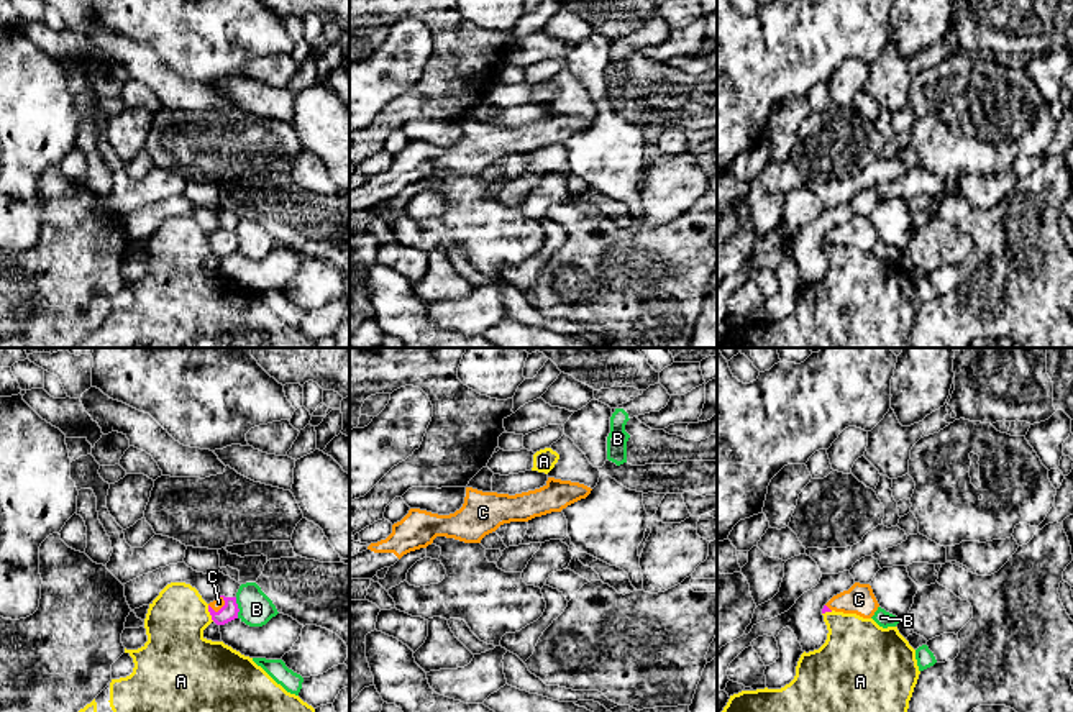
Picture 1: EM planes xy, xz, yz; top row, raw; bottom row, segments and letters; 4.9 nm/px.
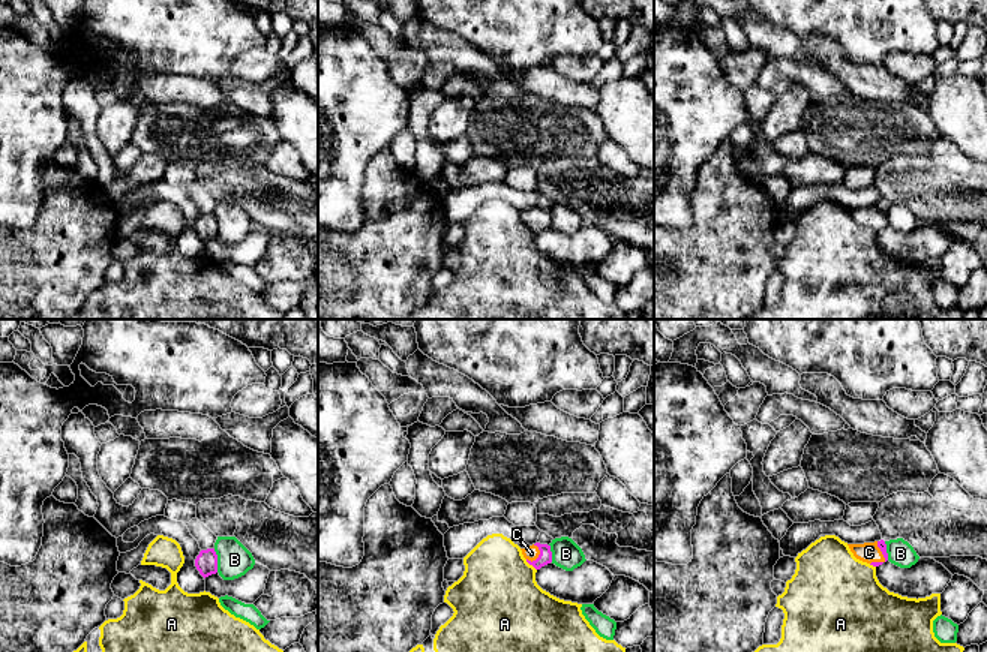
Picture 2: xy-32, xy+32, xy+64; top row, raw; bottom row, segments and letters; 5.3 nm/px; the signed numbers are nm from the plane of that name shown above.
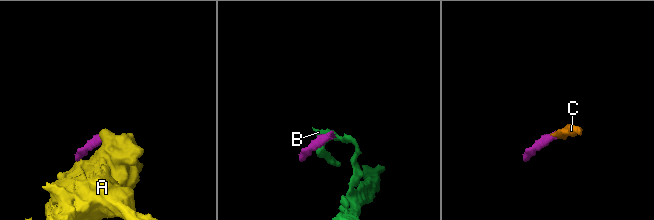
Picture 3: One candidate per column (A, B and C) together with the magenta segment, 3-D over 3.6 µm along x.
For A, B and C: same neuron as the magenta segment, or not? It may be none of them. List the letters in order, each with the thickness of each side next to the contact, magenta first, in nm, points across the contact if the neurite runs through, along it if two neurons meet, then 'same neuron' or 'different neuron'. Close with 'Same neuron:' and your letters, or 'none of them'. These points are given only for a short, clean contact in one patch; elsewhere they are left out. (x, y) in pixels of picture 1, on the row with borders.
A: 90/300 nm | along xy (207, 606), (214, 620) | different neuron
B: 90/170 nm | along xy (235, 597), (238, 617) | different neuron
C: 90/60 nm | across xy (228, 612), (219, 611), (219, 602) | same neuron
Same neuron: C

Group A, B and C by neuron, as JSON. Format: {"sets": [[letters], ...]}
{"sets": [["A"], ["B"], ["C"]]}

